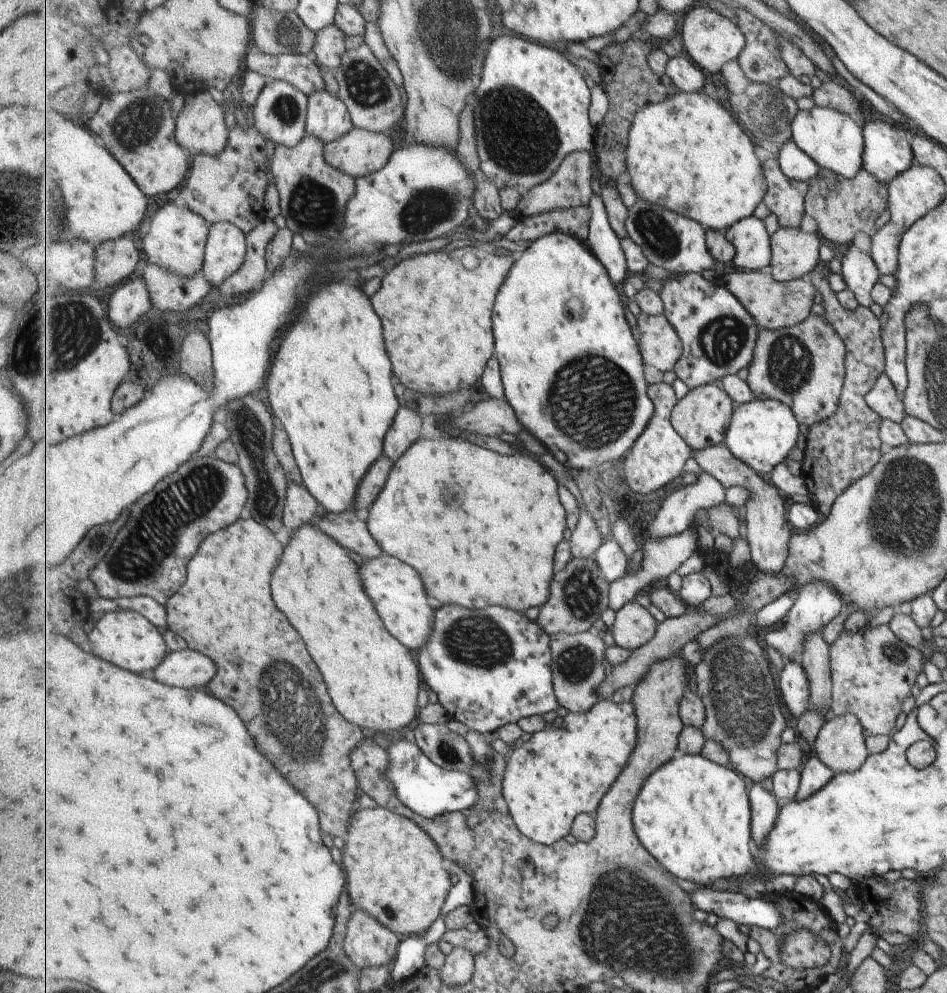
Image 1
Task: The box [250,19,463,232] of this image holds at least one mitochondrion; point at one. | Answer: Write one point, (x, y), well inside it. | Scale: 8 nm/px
(364, 85)

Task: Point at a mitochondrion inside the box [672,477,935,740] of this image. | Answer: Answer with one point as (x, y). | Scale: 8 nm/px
(893, 654)

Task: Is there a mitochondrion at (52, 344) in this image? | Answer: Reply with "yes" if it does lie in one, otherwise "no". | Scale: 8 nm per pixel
yes

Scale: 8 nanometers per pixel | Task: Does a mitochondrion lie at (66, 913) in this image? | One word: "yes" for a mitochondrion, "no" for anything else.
no

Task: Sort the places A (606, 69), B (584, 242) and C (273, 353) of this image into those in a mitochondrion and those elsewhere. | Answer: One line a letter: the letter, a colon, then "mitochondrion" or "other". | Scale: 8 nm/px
A: other
B: other
C: other

